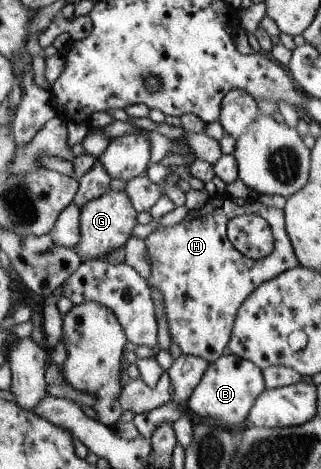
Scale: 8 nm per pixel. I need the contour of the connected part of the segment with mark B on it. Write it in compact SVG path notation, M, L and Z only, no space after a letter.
M221 355L205 370L203 377L188 397L186 412L193 419L207 420L223 428L235 427L243 421L255 398L266 387L260 369L236 355Z

